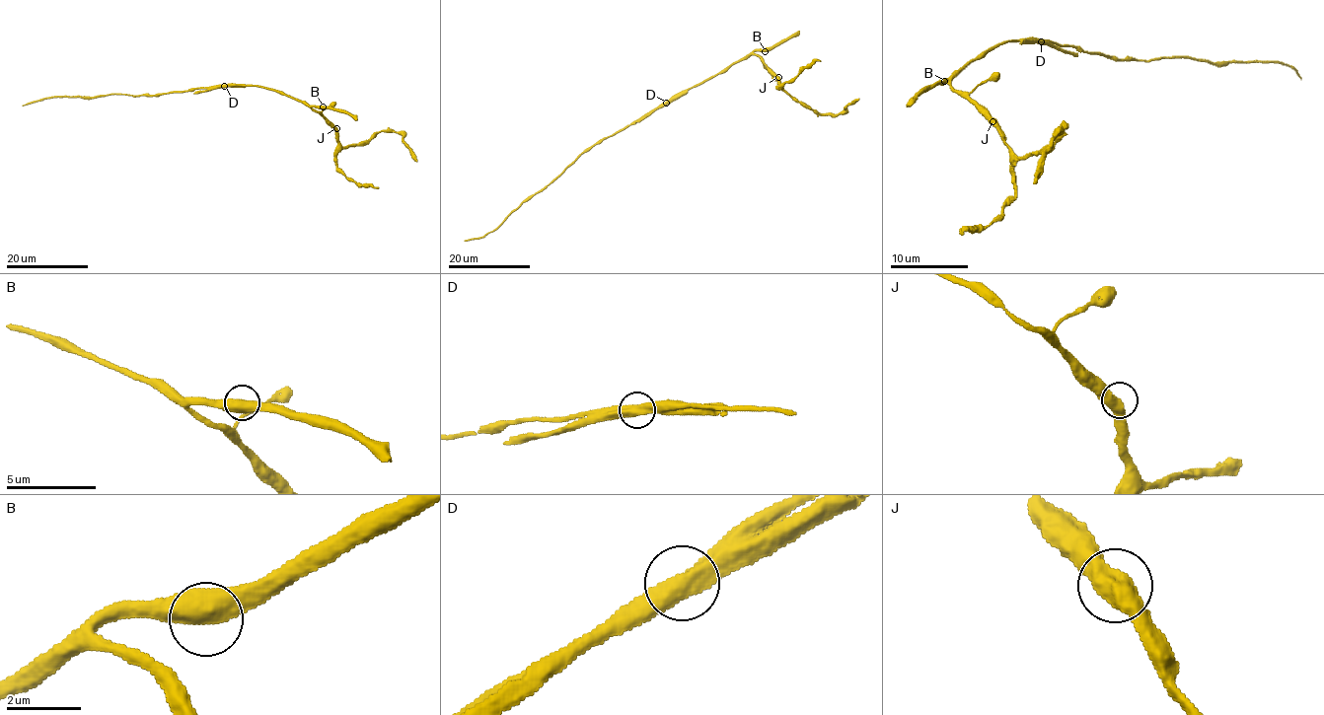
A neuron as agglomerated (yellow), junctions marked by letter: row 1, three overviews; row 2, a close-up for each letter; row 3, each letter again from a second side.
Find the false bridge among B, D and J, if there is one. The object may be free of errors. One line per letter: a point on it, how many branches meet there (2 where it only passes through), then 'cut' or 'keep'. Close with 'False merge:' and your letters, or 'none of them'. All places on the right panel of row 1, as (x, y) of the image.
B: at (944, 81); 2 branches meet; keep
D: at (1041, 41); 2 branches meet; cut
J: at (992, 121); 2 branches meet; keep
False merge: D

